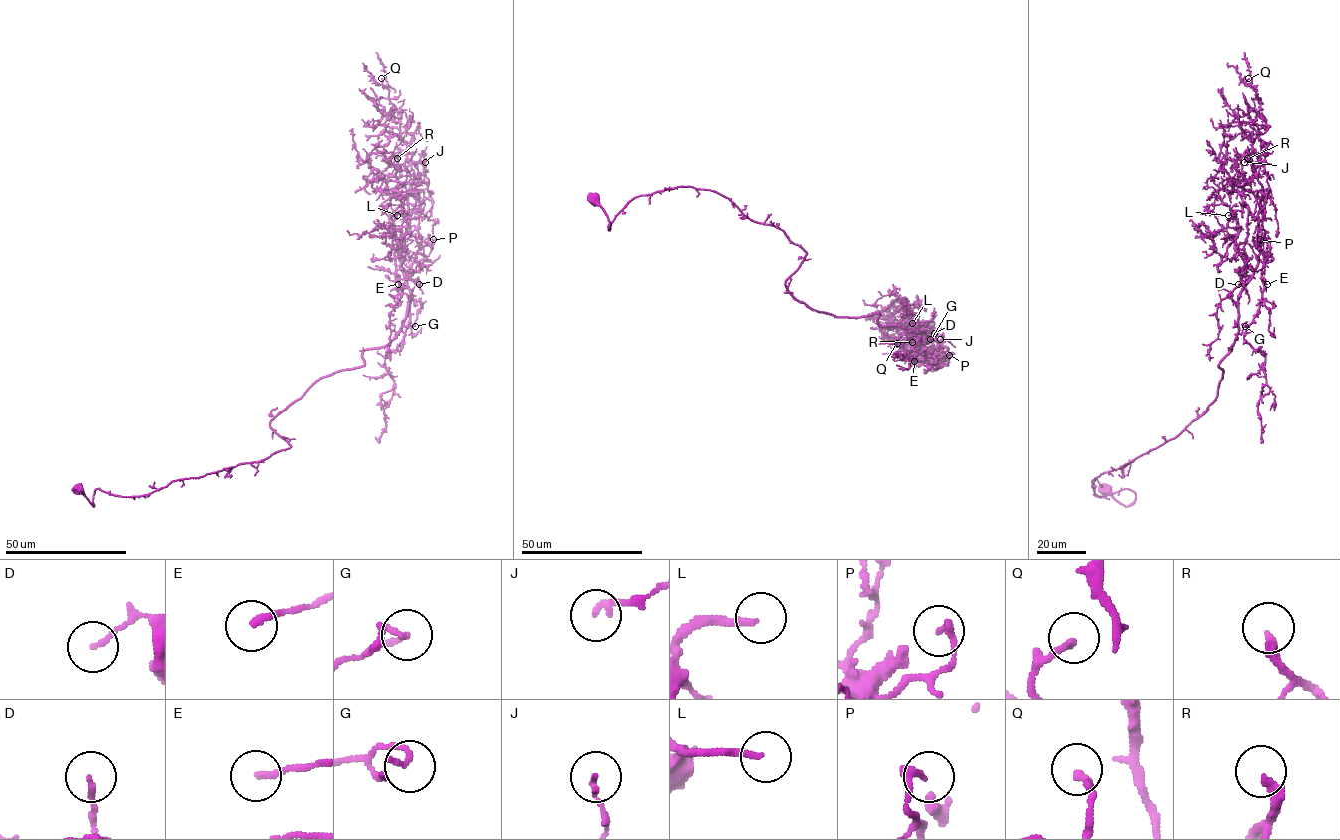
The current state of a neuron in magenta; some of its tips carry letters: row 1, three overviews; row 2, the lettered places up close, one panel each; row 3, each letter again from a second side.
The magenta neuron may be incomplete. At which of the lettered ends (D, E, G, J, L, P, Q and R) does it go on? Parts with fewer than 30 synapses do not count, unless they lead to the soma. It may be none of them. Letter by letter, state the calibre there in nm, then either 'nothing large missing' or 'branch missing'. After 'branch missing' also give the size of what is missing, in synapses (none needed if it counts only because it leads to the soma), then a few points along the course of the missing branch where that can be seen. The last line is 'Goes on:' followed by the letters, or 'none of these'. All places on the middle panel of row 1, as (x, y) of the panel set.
D: 150 nm thick; nothing large missing
E: 190 nm thick; nothing large missing
G: 180 nm thick; nothing large missing
J: 150 nm thick; nothing large missing
L: 190 nm thick; branch missing; about 50 synapses; missing branch runs (912, 323), (931, 313), (925, 311)
P: 220 nm thick; nothing large missing
Q: 180 nm thick; nothing large missing
R: 240 nm thick; branch missing; about 45 synapses; missing branch runs (912, 342), (911, 340), (922, 331), (917, 330)
Goes on: L, R

